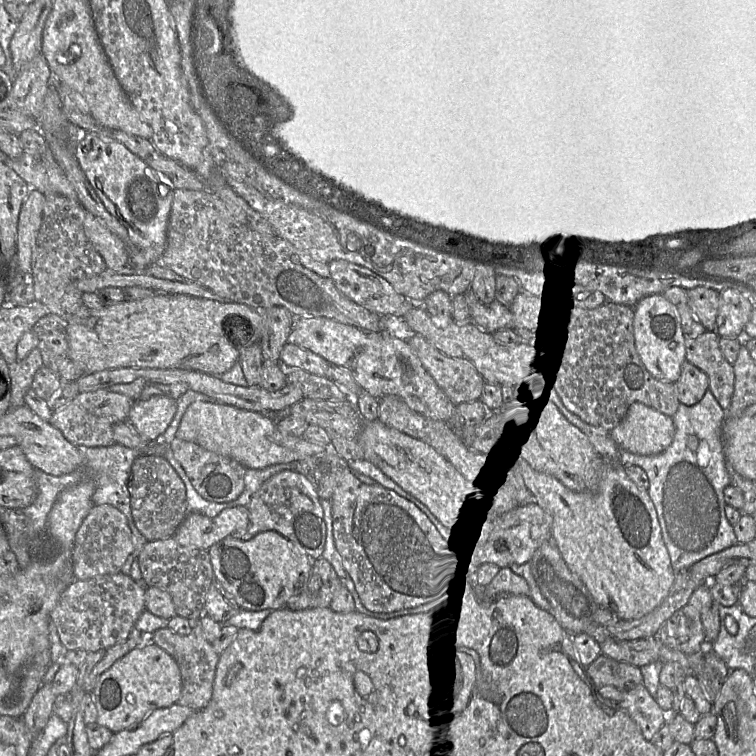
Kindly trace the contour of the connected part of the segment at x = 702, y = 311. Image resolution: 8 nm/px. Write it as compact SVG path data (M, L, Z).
M696 287L686 291L688 303L697 320L709 332L715 332L719 305L719 292Z

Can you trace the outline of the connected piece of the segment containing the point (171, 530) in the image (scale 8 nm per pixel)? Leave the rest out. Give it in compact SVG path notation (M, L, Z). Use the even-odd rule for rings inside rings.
M163 455L138 456L132 464L130 498L133 520L138 530L150 542L173 537L188 515L186 487Z

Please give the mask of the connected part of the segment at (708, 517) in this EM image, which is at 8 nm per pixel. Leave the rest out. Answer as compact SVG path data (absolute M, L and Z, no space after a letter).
M708 389L697 404L686 406L680 403L673 416L675 435L663 452L638 455L619 448L618 460L624 466L639 465L648 475L648 493L676 573L737 543L734 525L725 513L724 489L731 483L721 438L725 417L726 411Z

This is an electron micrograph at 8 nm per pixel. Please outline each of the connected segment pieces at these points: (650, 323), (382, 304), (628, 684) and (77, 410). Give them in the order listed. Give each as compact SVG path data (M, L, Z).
M652 294L634 306L633 335L636 352L656 379L676 383L686 361L685 334L677 309L661 294Z
M335 260L328 264L330 277L344 296L359 306L379 316L403 318L413 307L413 303L399 294L384 278L371 270L347 261Z
M600 655L586 669L595 686L613 686L620 692L628 692L640 684L650 686L643 667L627 662L620 662L605 655Z
M109 389L80 392L71 402L52 413L50 423L75 446L109 446L115 443L113 432L115 425L128 420L134 402L128 396Z

